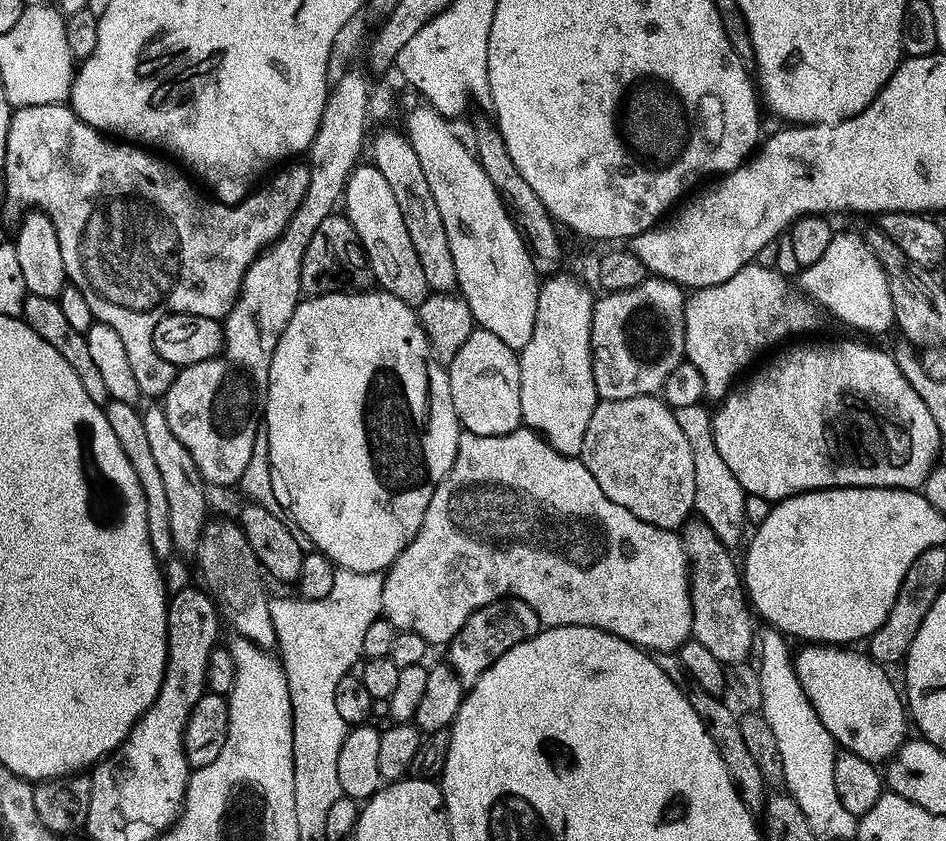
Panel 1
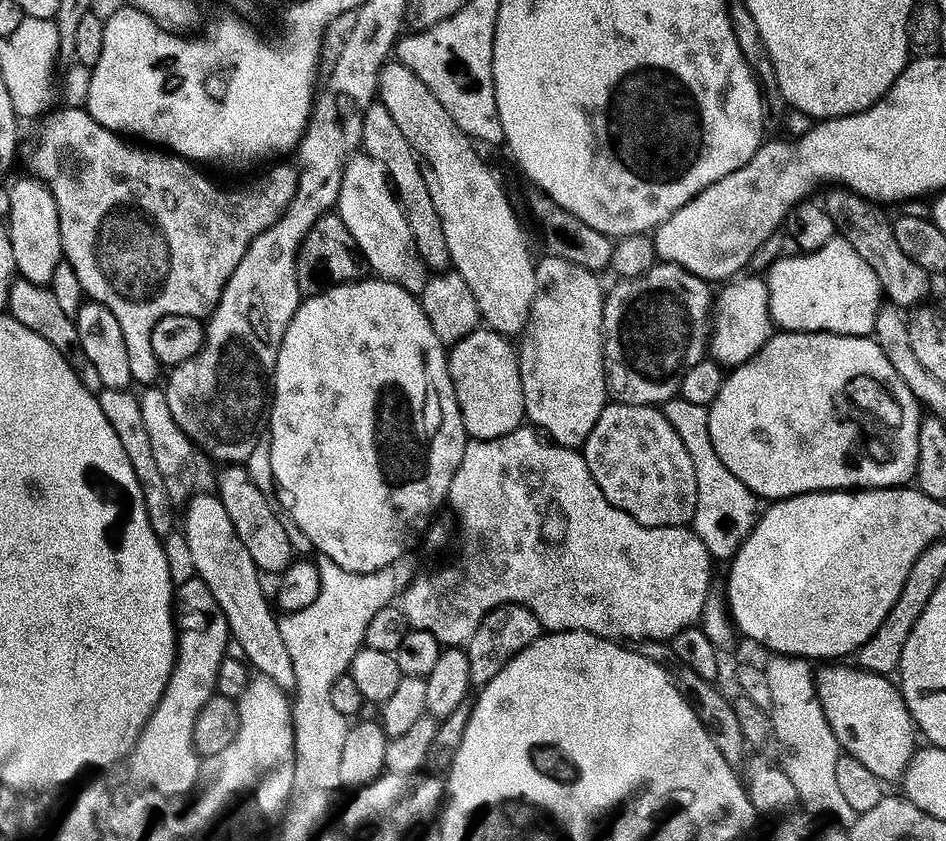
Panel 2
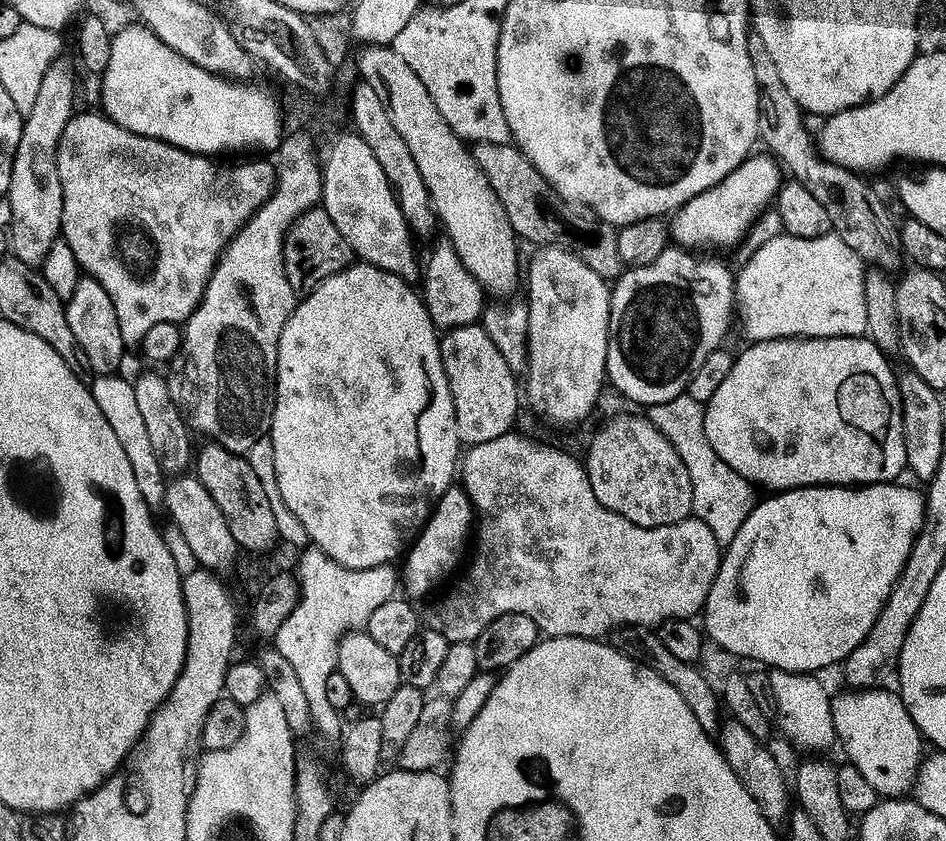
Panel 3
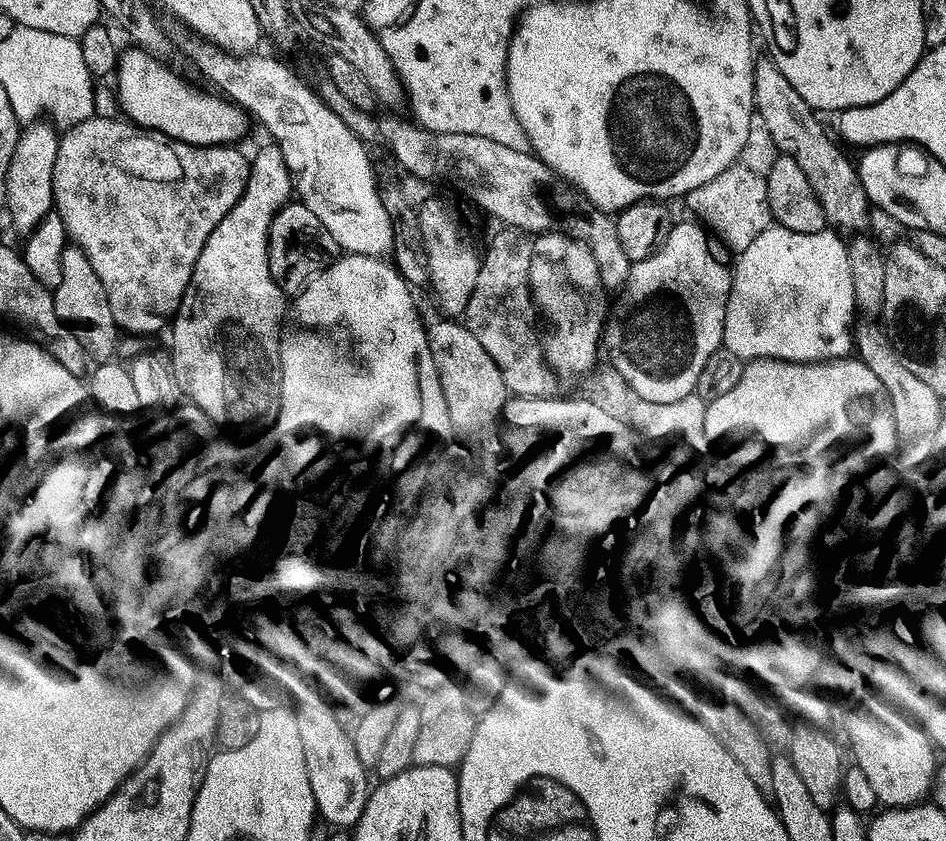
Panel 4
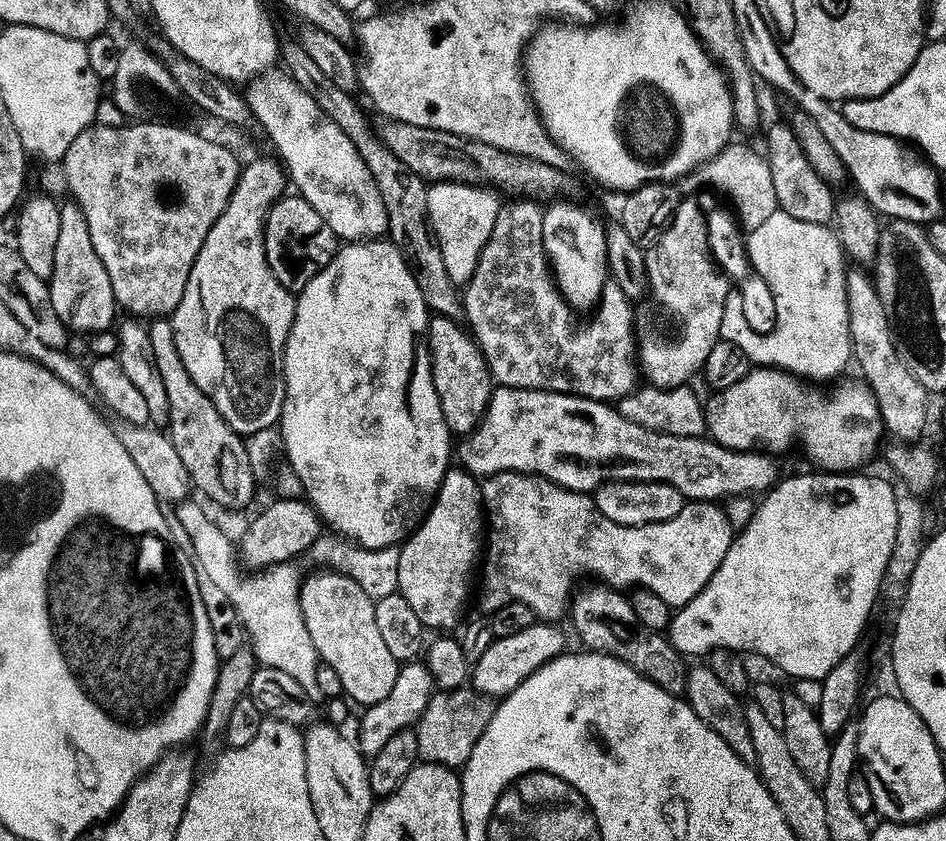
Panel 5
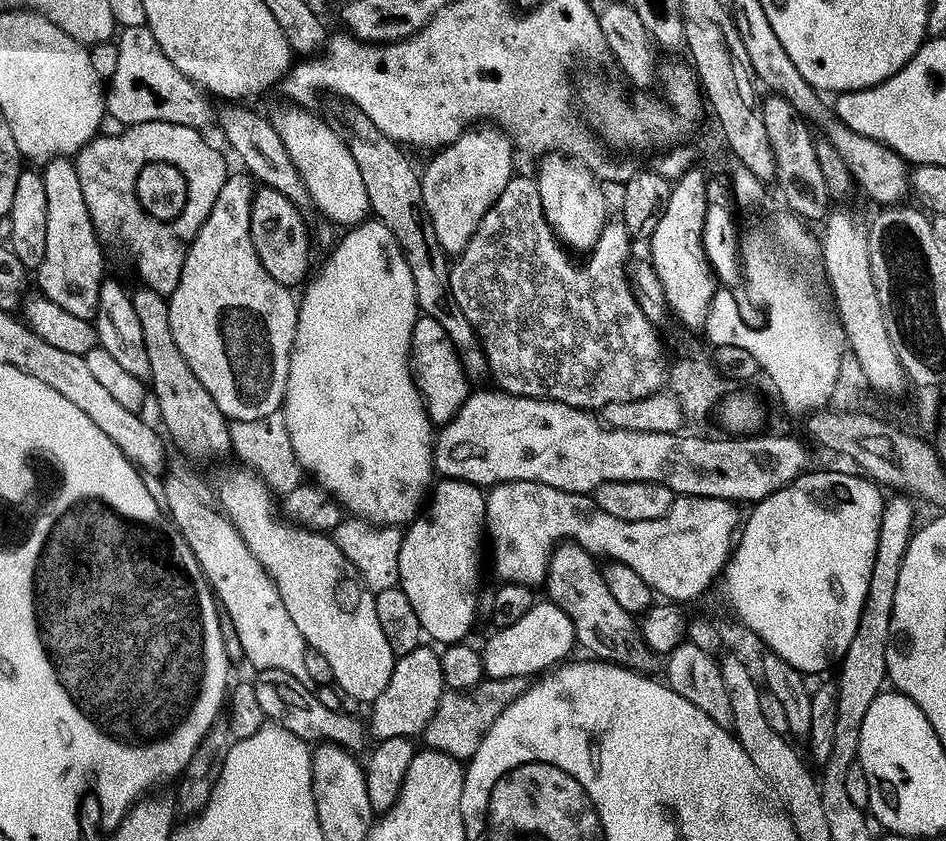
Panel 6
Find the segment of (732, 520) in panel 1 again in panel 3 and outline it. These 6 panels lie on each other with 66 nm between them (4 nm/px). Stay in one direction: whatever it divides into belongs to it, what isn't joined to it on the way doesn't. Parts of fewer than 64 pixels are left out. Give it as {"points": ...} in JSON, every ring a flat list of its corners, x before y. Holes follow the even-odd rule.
{"points":[[683,394,649,407,646,415,649,422,674,446,674,450,678,450,678,458,682,458,686,474,690,474,692,516,706,522,717,542,727,546,734,534,742,530,742,522,746,522,746,518,755,510,757,489,746,478,742,478,738,470,730,470,730,466,718,458,714,446,710,446,710,438,706,438,703,404]]}

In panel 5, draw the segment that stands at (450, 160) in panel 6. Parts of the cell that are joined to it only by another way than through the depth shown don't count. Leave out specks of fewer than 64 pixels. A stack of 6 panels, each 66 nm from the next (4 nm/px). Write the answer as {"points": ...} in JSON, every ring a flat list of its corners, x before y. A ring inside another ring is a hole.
{"points":[[441,180,433,183,427,191,428,222,441,250,446,273,454,285,463,286,474,274,480,251,490,238,490,230,494,230,494,222,502,207,501,197,491,187,461,184,458,180]]}

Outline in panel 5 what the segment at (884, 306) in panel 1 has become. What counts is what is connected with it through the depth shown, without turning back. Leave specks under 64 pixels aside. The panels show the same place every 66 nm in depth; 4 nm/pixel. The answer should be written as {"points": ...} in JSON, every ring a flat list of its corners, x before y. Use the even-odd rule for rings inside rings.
{"points":[[777,211,762,226,747,233,746,243,751,271,764,279,772,296,760,296,756,304,744,304,742,297,730,294,723,312,721,339,734,342,756,366,780,368,805,381,828,380,838,375,853,355,846,298,846,253,835,231,827,224,798,222,798,218]]}

